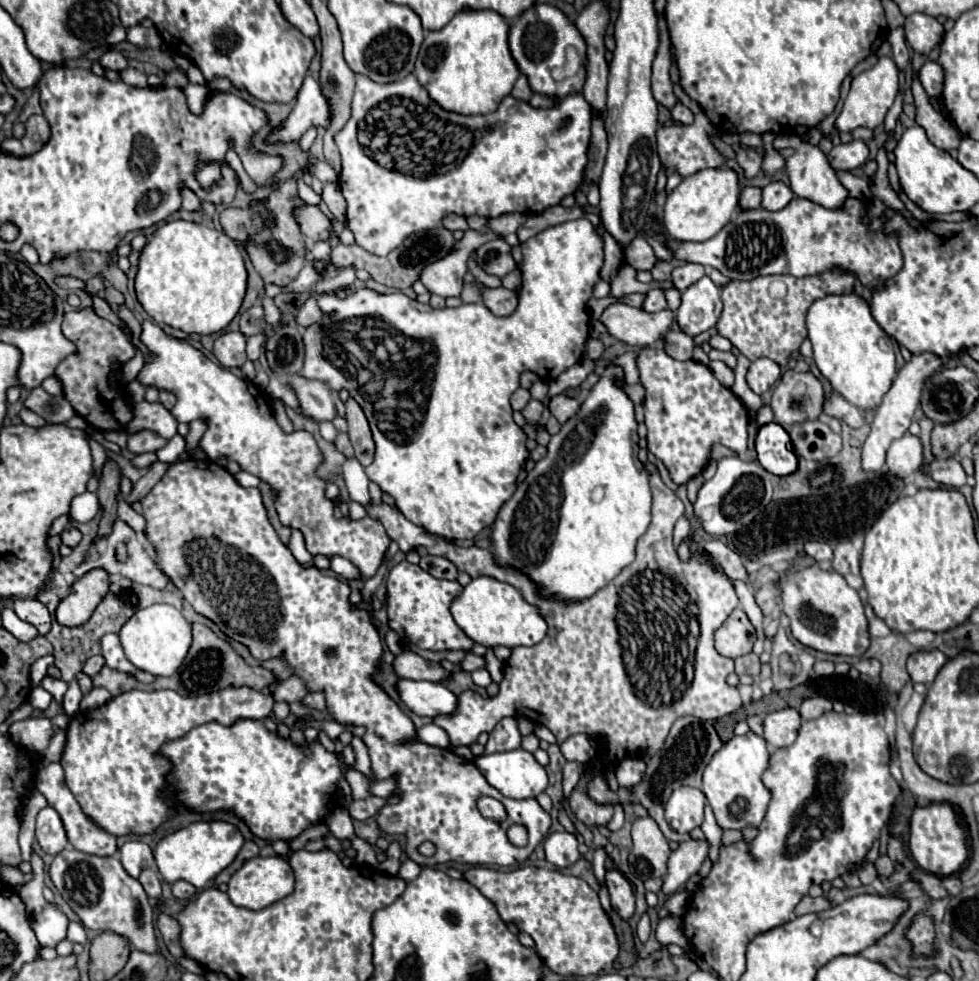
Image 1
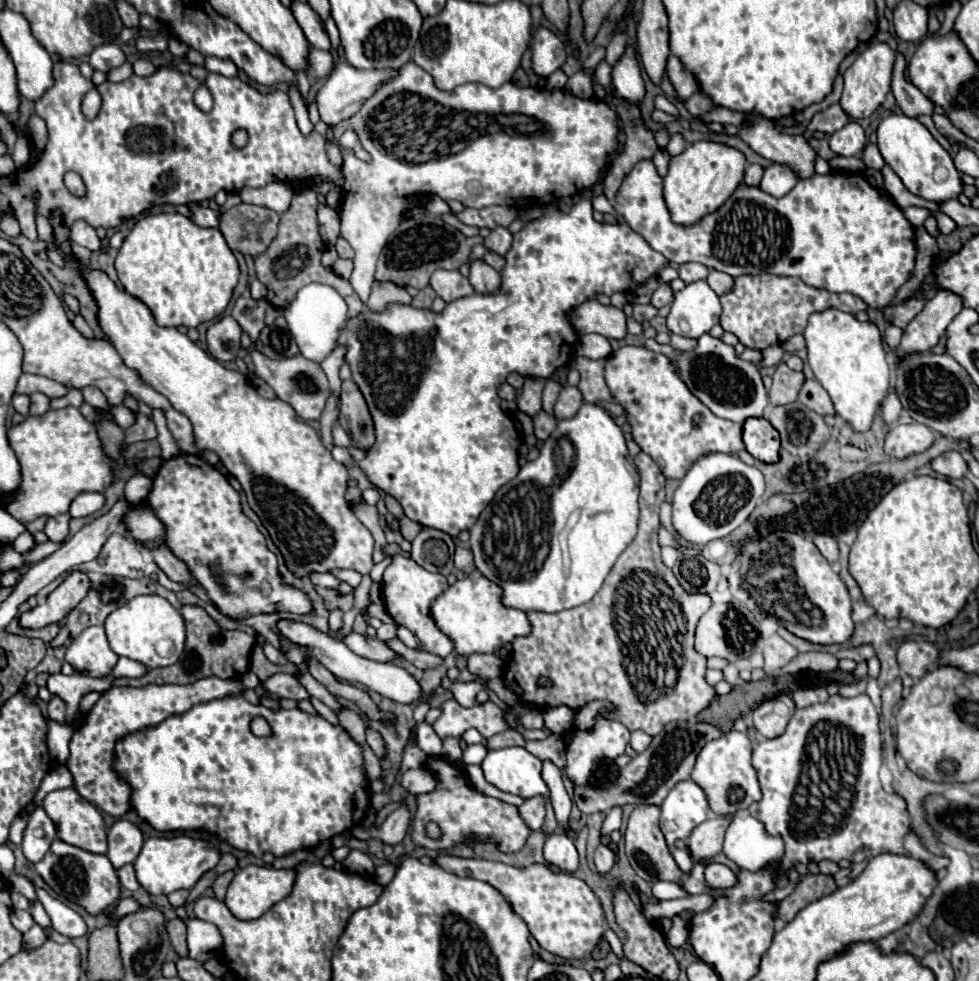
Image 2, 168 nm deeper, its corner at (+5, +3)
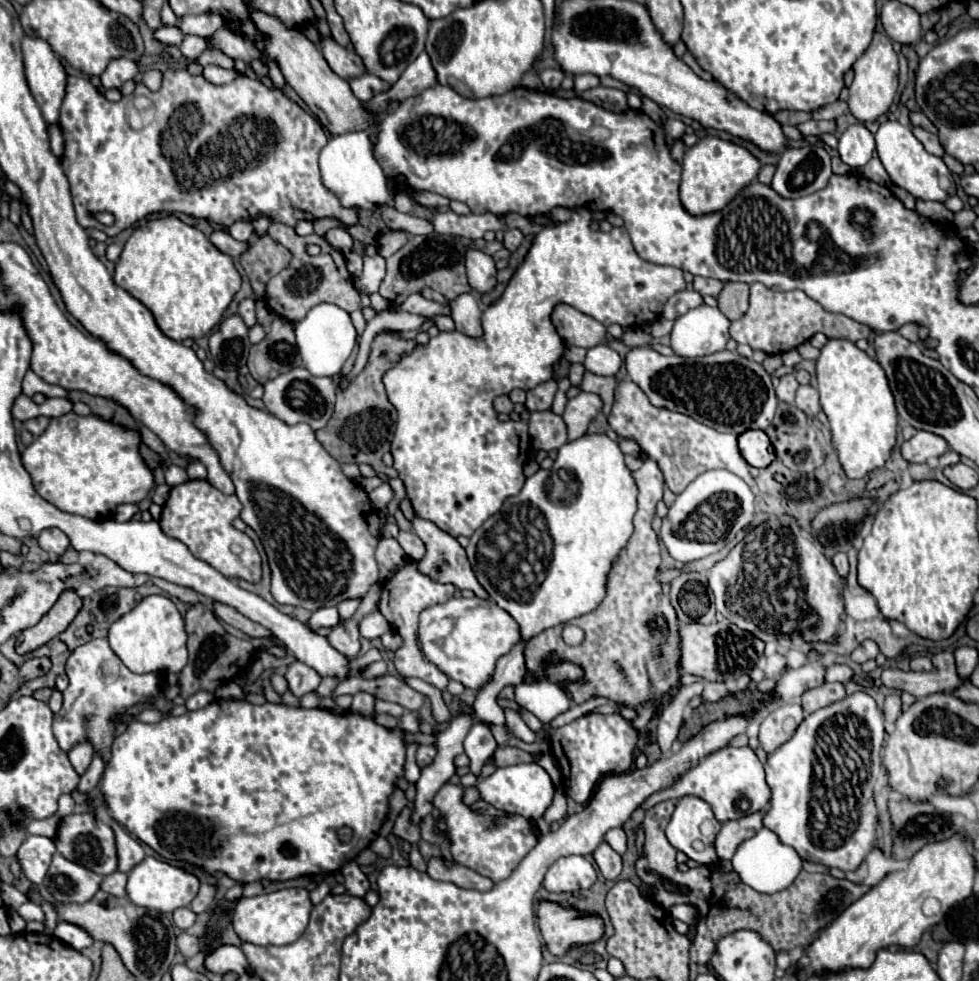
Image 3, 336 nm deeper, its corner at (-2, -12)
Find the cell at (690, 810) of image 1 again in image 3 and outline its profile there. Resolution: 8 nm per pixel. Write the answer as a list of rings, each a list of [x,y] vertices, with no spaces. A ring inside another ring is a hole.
[[[687,795],[675,805],[673,817],[667,825],[667,839],[689,859],[701,865],[711,865],[719,861],[715,853],[715,837],[719,829],[721,823],[715,819],[711,807],[703,799]],[[705,823],[713,829],[705,829]]]

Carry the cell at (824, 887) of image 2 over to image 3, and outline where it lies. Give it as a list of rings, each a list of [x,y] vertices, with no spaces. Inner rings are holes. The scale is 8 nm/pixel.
[[[663,801],[647,809],[643,819],[645,857],[637,861],[637,875],[645,885],[657,887],[655,899],[665,909],[679,903],[687,903],[699,911],[697,933],[689,949],[689,959],[697,965],[705,965],[711,959],[711,955],[715,953],[717,941],[721,937],[741,929],[759,933],[761,939],[767,941],[775,953],[779,951],[789,953],[797,947],[811,945],[827,925],[831,925],[851,903],[861,899],[871,889],[861,883],[831,877],[827,873],[801,871],[787,889],[777,891],[773,895],[763,895],[753,891],[749,885],[745,885],[735,871],[723,873],[715,865],[699,865],[695,869],[681,873],[675,861],[677,849],[665,837],[665,827],[673,815],[673,809],[675,809],[673,801]]]

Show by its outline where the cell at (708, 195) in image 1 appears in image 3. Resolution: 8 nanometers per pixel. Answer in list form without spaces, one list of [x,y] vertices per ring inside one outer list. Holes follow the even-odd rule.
[[[705,135],[685,151],[683,177],[681,177],[681,203],[691,215],[705,215],[719,211],[733,199],[745,185],[749,185],[761,169],[761,163],[745,147]]]

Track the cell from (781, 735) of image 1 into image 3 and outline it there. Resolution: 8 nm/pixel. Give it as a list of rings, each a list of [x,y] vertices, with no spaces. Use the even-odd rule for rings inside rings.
[[[783,703],[773,707],[759,725],[759,743],[767,753],[773,753],[785,741],[791,739],[793,731],[805,717],[799,703]]]

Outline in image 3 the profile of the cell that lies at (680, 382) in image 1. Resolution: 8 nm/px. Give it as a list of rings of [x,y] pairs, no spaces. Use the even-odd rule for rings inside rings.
[[[629,379],[621,381],[615,389],[613,413],[609,413],[609,425],[621,437],[635,439],[645,455],[655,459],[665,475],[665,483],[673,493],[681,493],[697,475],[711,469],[727,469],[741,477],[751,489],[755,487],[755,479],[749,475],[749,463],[741,457],[737,447],[737,435],[719,433],[687,415],[657,409],[645,399],[645,393]]]

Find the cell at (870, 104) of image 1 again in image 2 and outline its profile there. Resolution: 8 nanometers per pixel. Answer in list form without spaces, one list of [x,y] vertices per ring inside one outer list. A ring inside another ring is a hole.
[[[872,44],[844,72],[844,92],[840,98],[840,106],[852,120],[872,116],[874,110],[886,100],[886,94],[890,92],[892,64],[894,64],[894,50],[888,44]]]

